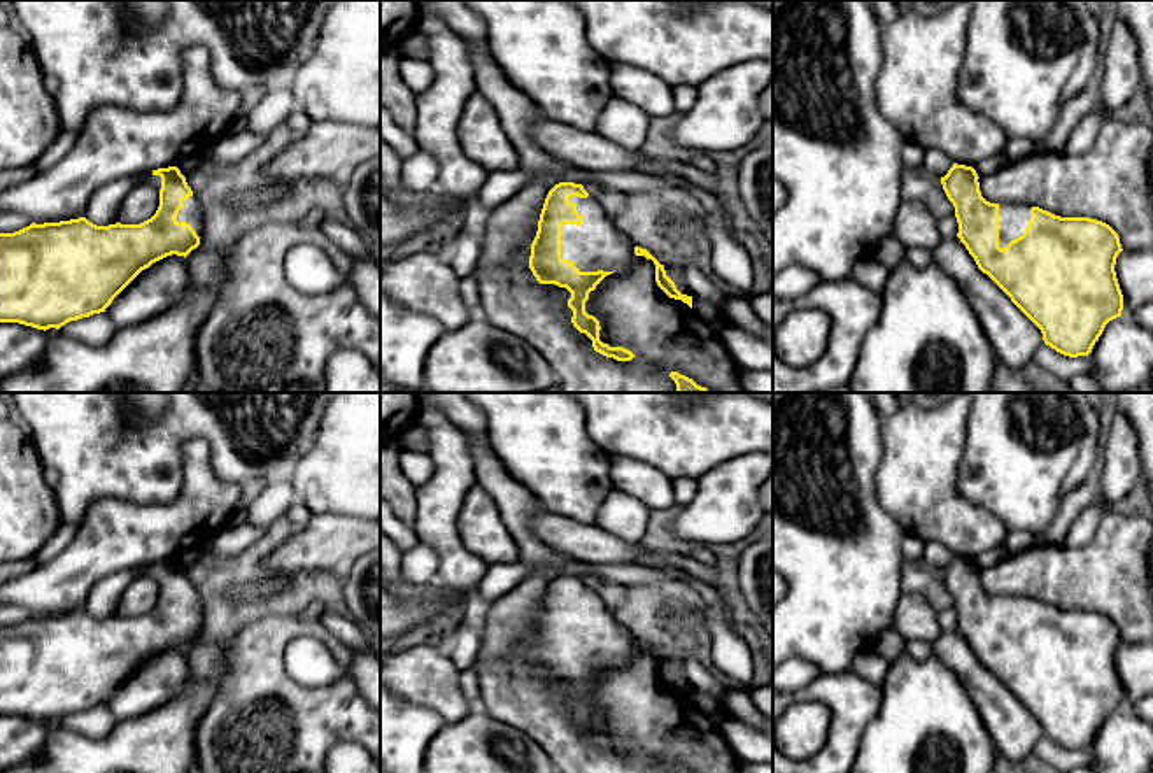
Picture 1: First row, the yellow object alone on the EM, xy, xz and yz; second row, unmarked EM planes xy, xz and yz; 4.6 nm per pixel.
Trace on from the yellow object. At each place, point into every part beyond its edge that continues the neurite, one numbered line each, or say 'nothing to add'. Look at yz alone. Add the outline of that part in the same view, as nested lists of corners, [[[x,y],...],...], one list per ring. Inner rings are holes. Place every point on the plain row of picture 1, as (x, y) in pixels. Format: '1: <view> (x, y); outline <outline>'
1: yz (1013, 610); outline [[[999,596],[999,640],[1023,628],[1030,613],[1030,598]]]

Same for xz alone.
1: xz (598, 637); outline [[[591,587],[571,589],[569,594],[576,598],[584,615],[561,619],[561,650],[580,664],[626,663],[634,652],[634,635],[608,612]]]

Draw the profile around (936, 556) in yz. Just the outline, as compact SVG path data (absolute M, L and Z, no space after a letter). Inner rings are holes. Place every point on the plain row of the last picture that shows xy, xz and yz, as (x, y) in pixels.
M927 542L923 549L922 563L934 570L944 570L953 559L953 552L939 542Z

